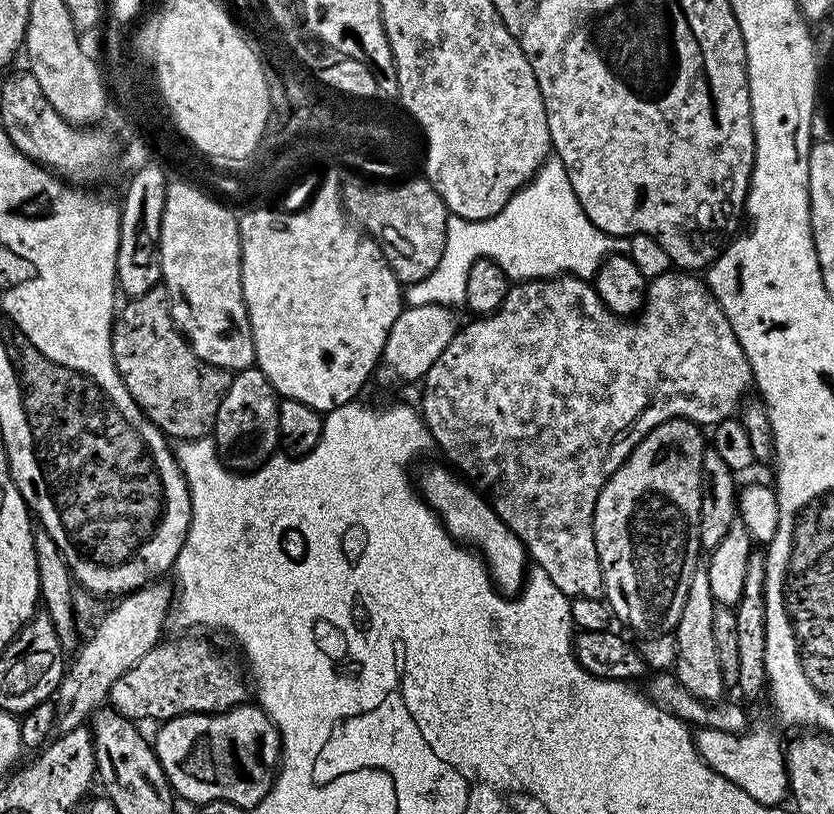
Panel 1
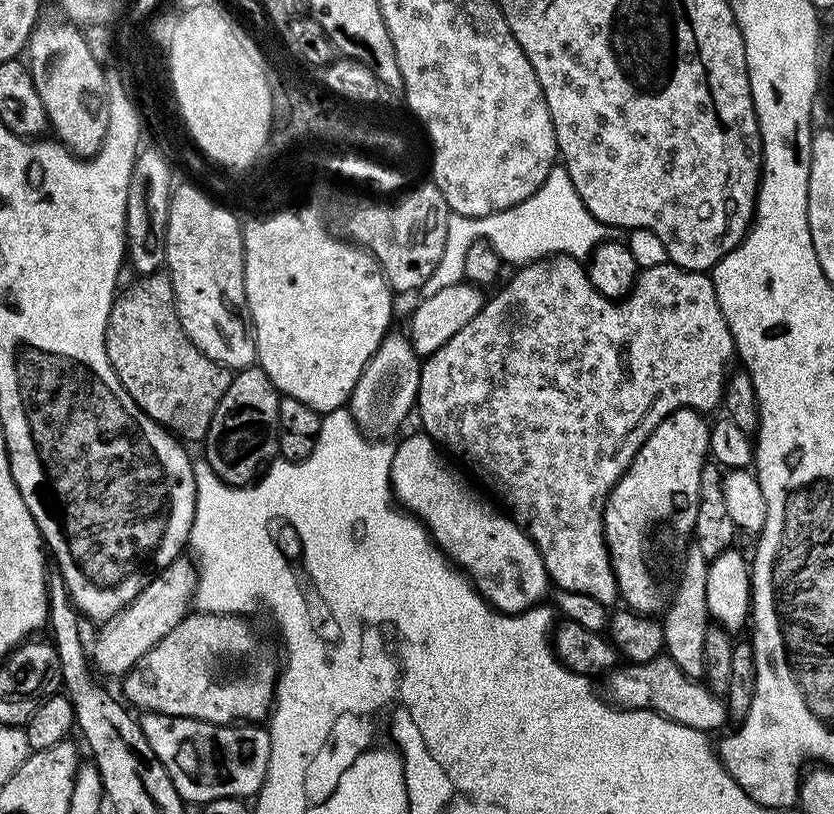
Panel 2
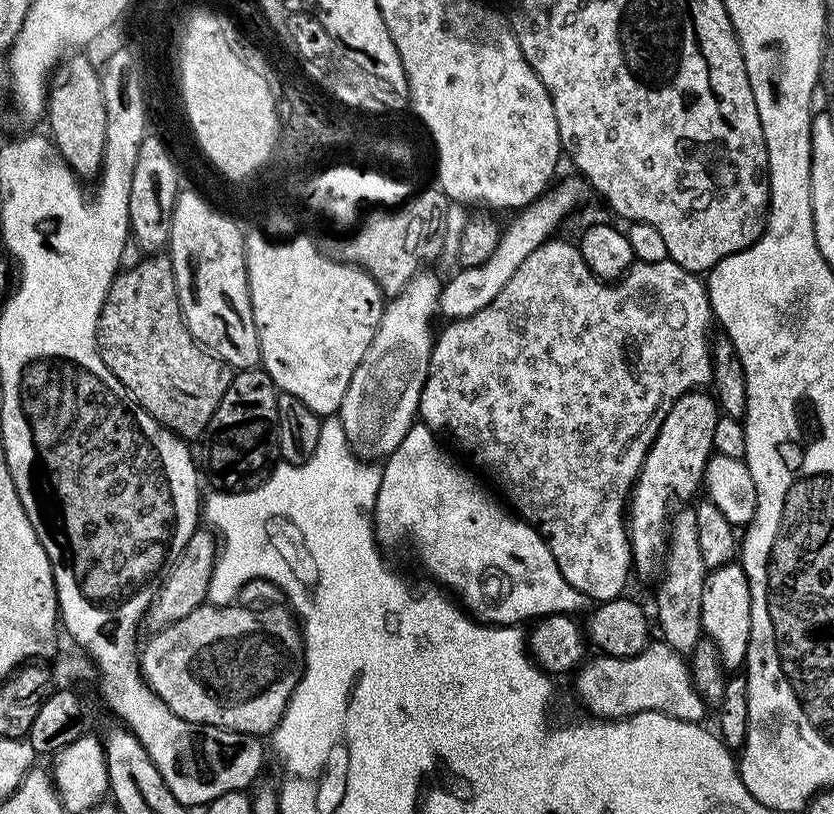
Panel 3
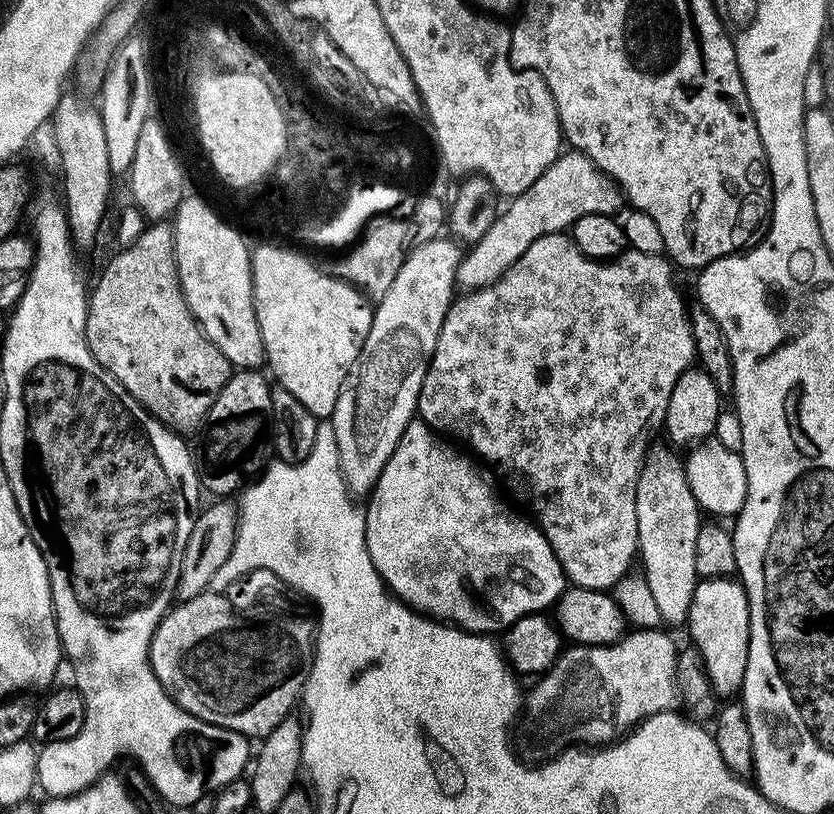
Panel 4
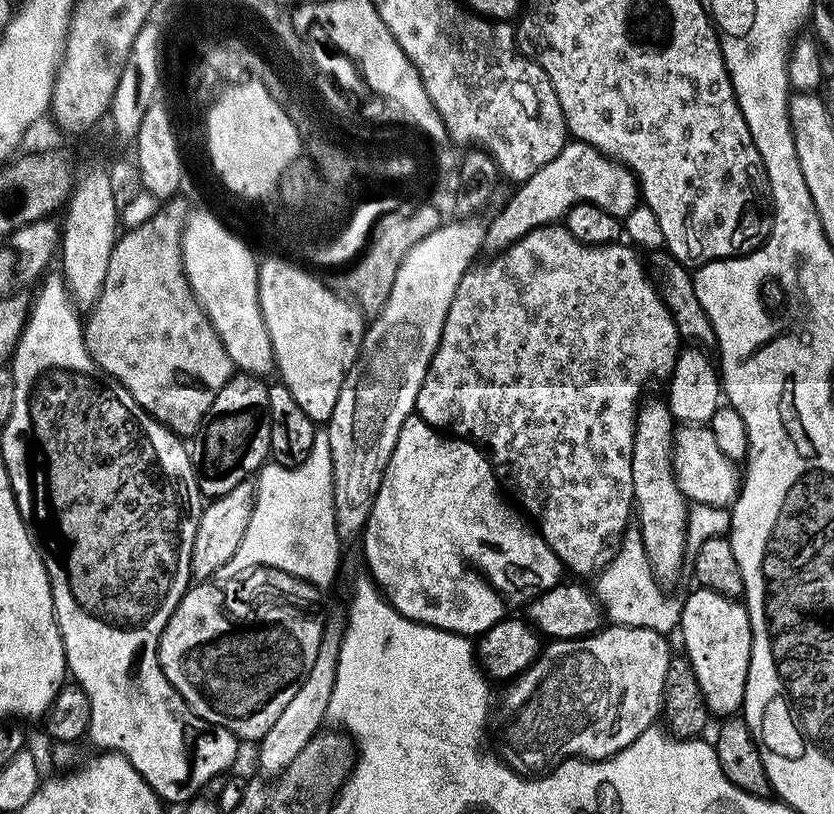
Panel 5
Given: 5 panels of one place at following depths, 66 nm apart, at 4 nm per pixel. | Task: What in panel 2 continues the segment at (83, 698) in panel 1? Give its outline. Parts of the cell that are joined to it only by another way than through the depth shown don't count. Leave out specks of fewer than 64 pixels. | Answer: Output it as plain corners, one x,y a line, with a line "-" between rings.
181,554
148,583
146,590
142,590
134,602
127,604
111,620
105,621
101,627
104,629
96,641
93,644
91,641
90,644
90,660
95,671
117,678
123,677
136,667
147,652
158,646
158,642
162,642
162,638
166,638
166,634
170,634
170,630
174,630
174,626
178,626
178,622
189,615
196,599
197,571
197,565
187,555

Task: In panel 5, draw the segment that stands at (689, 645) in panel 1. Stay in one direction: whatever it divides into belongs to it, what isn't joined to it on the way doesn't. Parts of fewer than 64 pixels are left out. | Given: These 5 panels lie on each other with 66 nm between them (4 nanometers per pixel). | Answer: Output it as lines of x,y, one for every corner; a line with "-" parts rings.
645,399
636,410
636,429
632,435
632,499
634,501
634,516
640,523
638,529
649,556
653,574
660,582
672,580
680,572
680,567
686,564
685,548
687,546
687,526
689,501
685,499
682,490
675,480
675,470
672,468
674,421
672,412
668,409
667,399

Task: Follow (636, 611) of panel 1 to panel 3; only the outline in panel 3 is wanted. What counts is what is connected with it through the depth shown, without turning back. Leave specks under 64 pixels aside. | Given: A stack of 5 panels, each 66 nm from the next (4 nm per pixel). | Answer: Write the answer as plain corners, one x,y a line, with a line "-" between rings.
697,390
679,396
674,406
670,406
670,414
666,414
656,441
637,471
636,483
632,485
626,505
626,527
628,541
632,544
632,567
635,575
644,580
655,581
661,575
666,521
673,511
672,503
675,500
688,502
696,487
697,490
701,487
704,468
714,452
714,426
718,426
721,415
715,399
707,391

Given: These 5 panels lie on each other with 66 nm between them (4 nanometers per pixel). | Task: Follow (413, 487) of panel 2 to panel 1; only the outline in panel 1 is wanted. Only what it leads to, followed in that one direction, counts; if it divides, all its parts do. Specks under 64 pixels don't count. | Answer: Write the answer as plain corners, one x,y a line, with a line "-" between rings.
428,468
421,474
420,480
418,476
418,491
424,503
430,505
433,512
443,520
445,530
454,539
482,553
488,575
492,577
497,592
519,593
530,568
530,557
524,551
524,543
514,535
510,526
506,526
506,522
502,522
502,518
498,518
485,497
455,471
445,468

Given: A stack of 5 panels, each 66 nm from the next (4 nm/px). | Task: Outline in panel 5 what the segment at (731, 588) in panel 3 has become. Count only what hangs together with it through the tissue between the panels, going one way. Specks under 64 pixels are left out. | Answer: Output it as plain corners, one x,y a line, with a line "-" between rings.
693,587
693,592
683,597
681,620
678,635
684,639
683,655
687,656
694,670
694,678
704,695
709,713
716,712
720,718
732,717
743,709
746,682
750,670
750,654
752,653
752,627
748,617
748,609
739,599
724,596
709,588

